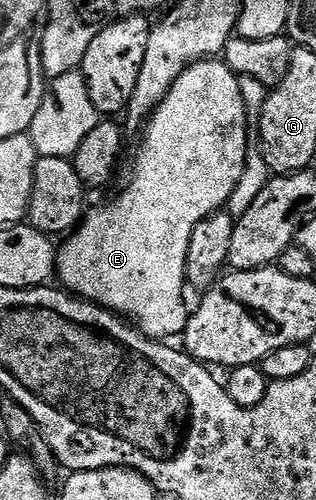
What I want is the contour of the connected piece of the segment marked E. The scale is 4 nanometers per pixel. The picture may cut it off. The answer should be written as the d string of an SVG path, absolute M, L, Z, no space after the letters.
M217 57L192 63L175 85L171 85L167 97L163 97L145 124L137 164L125 191L119 192L106 207L97 207L94 211L92 208L62 242L66 243L60 244L55 271L66 283L62 284L74 296L130 320L137 319L133 320L137 330L150 339L169 341L172 335L180 336L191 314L191 307L185 304L187 245L191 245L195 225L208 215L218 214L228 204L231 193L235 193L249 152L250 126L239 89L239 76Z

